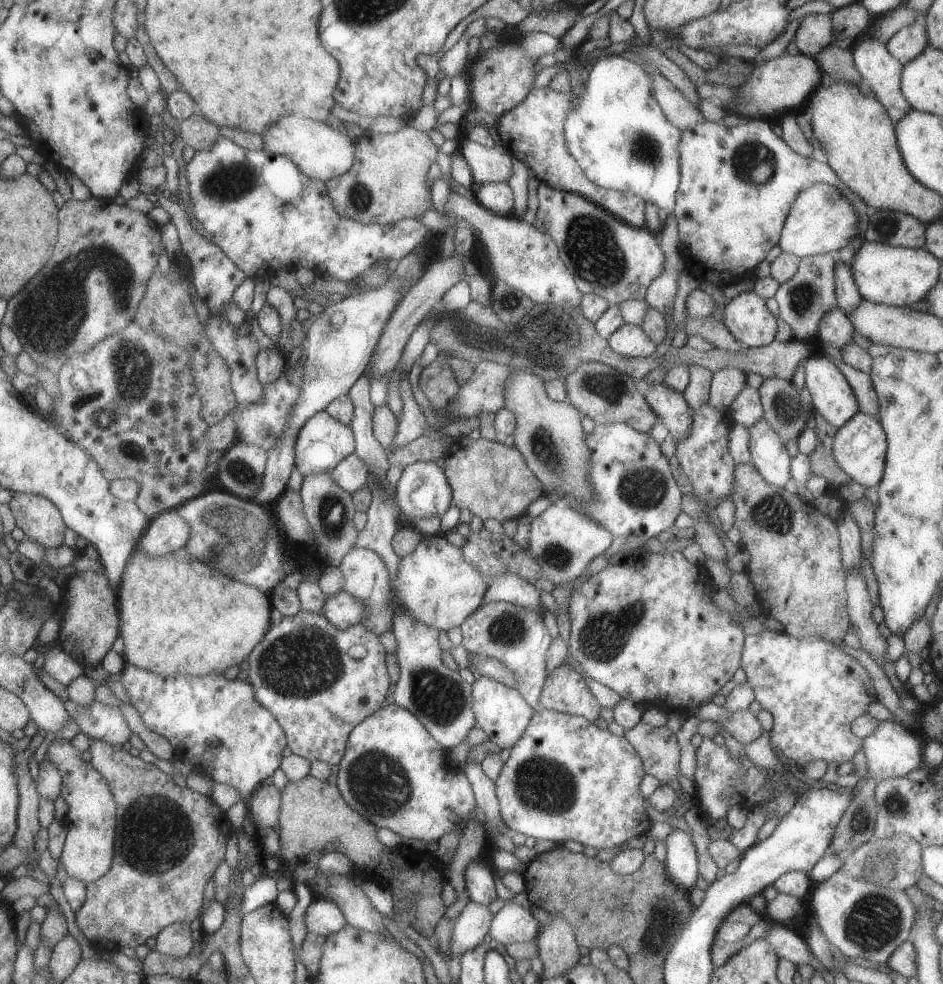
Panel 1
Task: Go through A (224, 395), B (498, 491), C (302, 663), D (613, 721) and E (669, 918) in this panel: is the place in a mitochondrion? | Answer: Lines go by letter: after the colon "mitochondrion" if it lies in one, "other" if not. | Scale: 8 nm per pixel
A: other
B: other
C: mitochondrion
D: other
E: mitochondrion

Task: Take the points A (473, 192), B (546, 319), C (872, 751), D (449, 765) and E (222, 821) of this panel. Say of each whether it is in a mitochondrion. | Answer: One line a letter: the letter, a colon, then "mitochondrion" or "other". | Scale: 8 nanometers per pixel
A: other
B: mitochondrion
C: other
D: other
E: other

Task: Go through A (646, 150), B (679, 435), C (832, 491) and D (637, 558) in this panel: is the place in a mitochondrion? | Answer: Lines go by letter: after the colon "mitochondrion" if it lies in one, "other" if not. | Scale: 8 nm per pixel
A: mitochondrion
B: other
C: other
D: other

